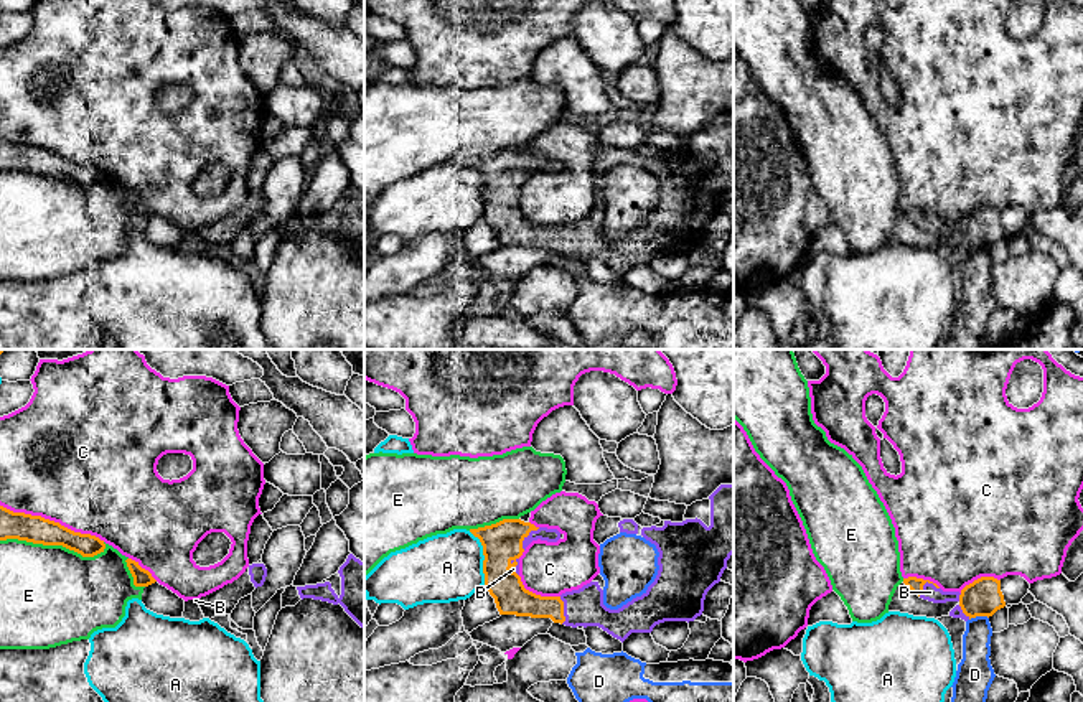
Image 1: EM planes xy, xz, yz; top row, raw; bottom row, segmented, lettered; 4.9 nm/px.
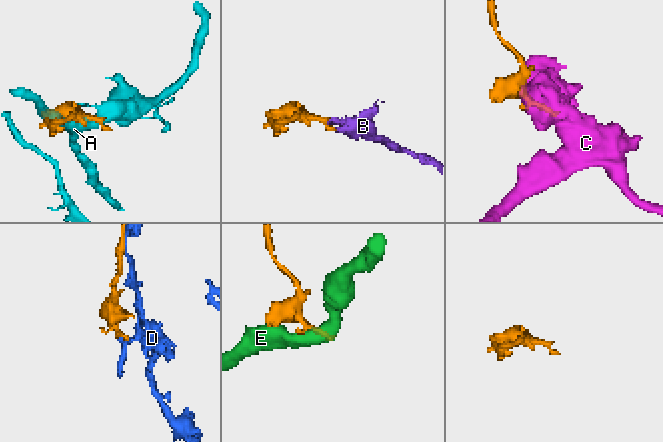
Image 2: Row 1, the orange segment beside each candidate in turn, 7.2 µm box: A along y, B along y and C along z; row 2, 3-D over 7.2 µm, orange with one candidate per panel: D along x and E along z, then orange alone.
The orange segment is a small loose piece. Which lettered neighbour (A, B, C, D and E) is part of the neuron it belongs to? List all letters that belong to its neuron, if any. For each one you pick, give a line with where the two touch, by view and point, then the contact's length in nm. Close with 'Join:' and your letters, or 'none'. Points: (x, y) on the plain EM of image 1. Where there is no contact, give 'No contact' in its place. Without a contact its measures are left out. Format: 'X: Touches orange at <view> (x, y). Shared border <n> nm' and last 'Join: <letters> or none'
B: Touches orange at xz (528, 165). Shared border 140 nm
Join: B

